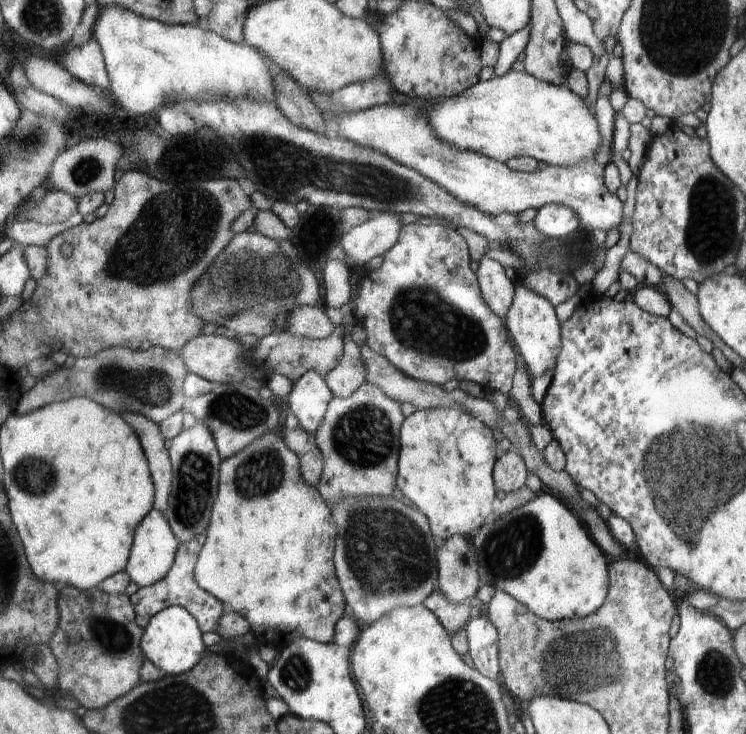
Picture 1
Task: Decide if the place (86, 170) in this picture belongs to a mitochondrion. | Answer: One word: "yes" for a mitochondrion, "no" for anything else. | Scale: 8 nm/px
yes

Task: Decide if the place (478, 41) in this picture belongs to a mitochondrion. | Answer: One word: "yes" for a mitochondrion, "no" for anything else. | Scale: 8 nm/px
no

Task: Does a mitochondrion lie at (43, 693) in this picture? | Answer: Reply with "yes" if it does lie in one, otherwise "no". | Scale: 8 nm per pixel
no

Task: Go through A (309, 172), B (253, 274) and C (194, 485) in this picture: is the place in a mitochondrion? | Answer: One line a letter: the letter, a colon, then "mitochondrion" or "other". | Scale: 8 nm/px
A: mitochondrion
B: mitochondrion
C: mitochondrion

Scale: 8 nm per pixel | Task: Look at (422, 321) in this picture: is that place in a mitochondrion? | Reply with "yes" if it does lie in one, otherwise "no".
yes

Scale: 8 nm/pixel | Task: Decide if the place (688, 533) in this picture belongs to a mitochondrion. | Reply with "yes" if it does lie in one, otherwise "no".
yes

